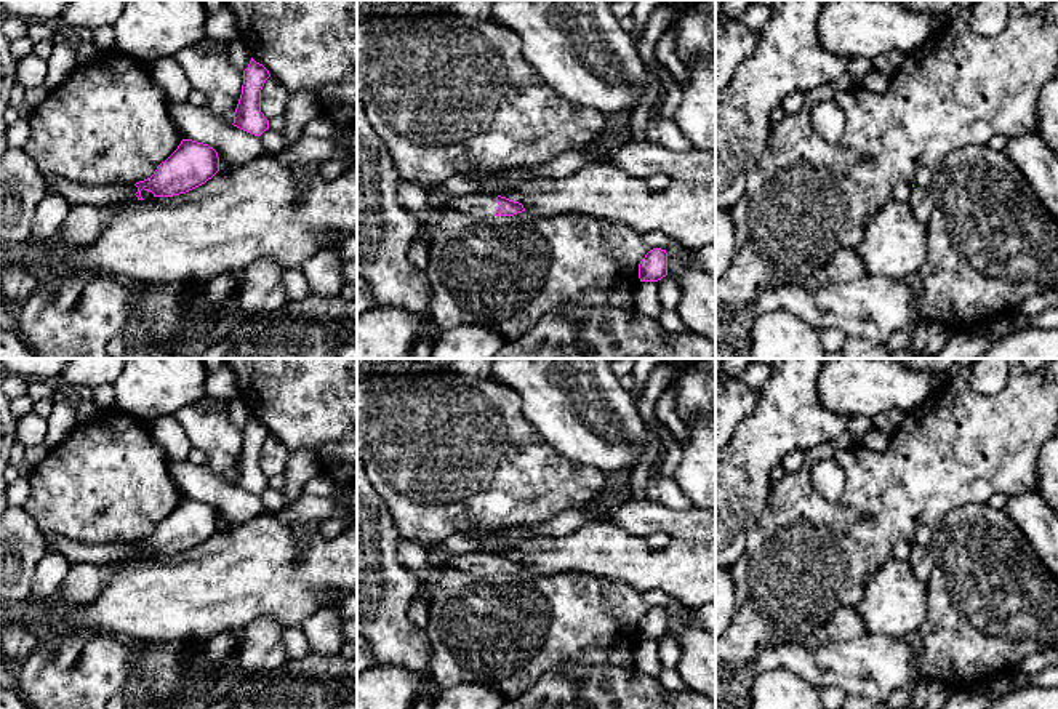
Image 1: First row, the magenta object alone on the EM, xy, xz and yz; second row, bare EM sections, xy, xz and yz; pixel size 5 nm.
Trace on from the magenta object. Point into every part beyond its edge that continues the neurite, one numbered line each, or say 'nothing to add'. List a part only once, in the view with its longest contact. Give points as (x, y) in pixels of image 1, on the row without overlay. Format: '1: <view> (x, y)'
1: xz (480, 564)

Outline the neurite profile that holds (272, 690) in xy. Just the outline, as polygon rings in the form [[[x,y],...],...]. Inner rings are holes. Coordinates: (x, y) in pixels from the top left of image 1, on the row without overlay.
[[[283,669],[274,672],[237,677],[232,688],[216,698],[206,709],[336,709],[341,698],[333,682],[293,675]]]

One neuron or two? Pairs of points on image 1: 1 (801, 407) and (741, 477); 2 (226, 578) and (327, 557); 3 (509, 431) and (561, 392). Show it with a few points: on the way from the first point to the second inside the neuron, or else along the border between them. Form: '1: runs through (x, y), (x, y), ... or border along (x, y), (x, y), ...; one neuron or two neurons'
1: runs through (783, 424), (748, 460); one neuron
2: runs through (252, 578), (301, 578); one neuron
3: border along (508, 386), (519, 394), (522, 415), (551, 447); two neurons

